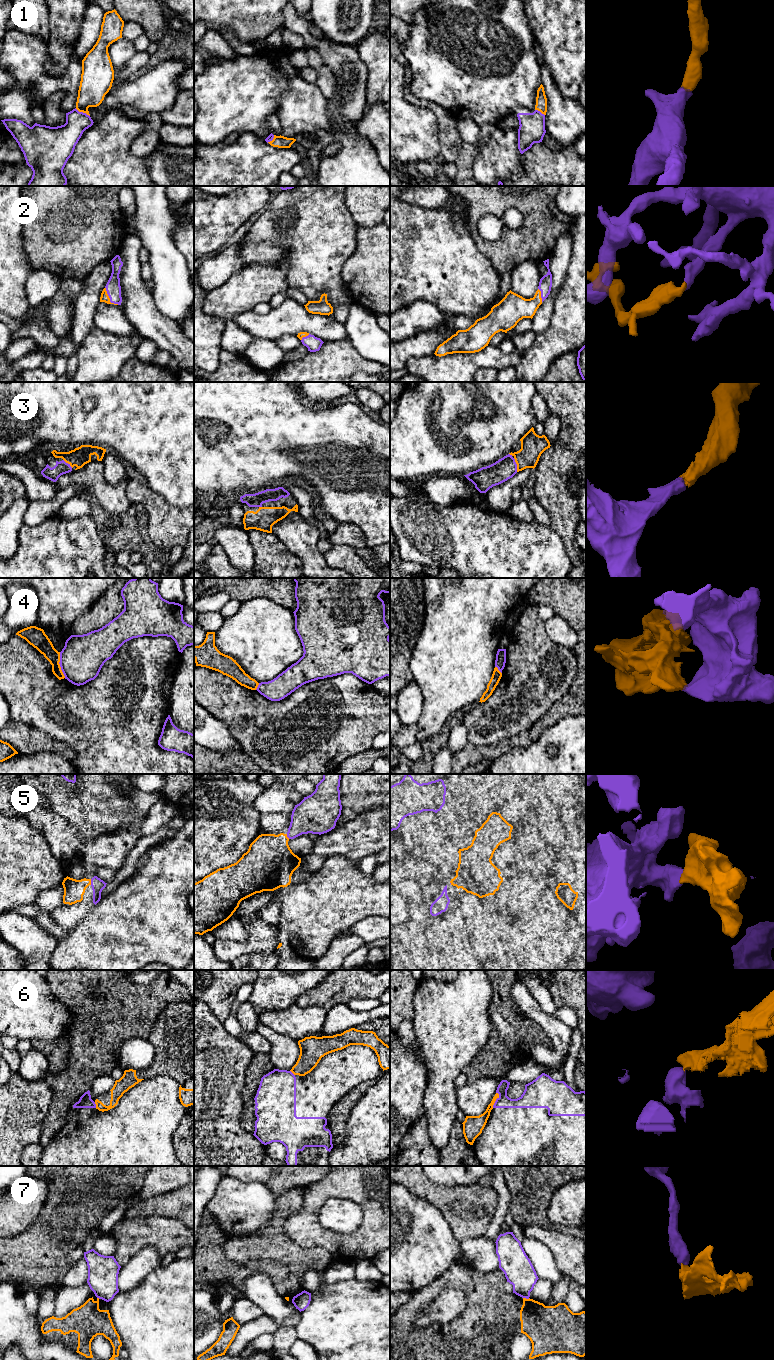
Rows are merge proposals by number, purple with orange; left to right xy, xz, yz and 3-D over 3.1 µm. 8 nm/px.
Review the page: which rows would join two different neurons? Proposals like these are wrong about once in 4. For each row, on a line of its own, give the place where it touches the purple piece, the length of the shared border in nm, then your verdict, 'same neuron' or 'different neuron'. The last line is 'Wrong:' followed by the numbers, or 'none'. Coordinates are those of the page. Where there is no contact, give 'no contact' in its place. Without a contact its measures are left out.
1: xy (82, 112) | 140 nm | same neuron
2: xy (109, 297) | 180 nm | same neuron
3: yz (516, 465) | 120 nm | same neuron
4: xy (60, 665) | 220 nm | different neuron
5: xy (91, 882) | 50 nm | same neuron
6: yz (496, 1100) | 130 nm | different neuron
7: yz (526, 1298) | 60 nm | different neuron
Wrong: 4, 6, 7

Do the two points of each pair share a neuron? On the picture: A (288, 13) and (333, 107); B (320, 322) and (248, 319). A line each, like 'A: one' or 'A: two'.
A: one
B: one

